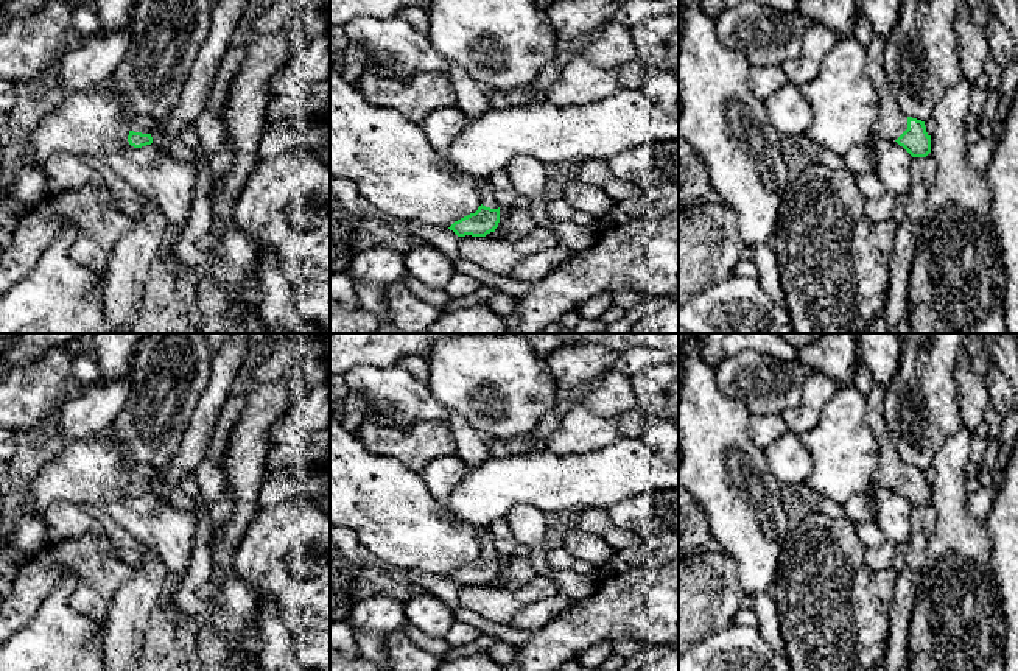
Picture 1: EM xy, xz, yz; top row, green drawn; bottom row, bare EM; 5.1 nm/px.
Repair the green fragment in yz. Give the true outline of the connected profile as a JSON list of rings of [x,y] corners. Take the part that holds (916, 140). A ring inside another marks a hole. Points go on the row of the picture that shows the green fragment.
[[[873,34],[865,50],[867,75],[879,98],[872,135],[895,140],[912,157],[926,157],[931,153],[931,135],[926,132],[925,121],[904,115],[898,107],[884,70],[884,39]]]

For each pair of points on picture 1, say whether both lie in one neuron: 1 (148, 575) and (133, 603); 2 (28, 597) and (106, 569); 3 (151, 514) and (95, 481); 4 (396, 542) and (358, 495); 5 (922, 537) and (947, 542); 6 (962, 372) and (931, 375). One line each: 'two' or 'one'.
1: one
2: one
3: one
4: one
5: two
6: two

